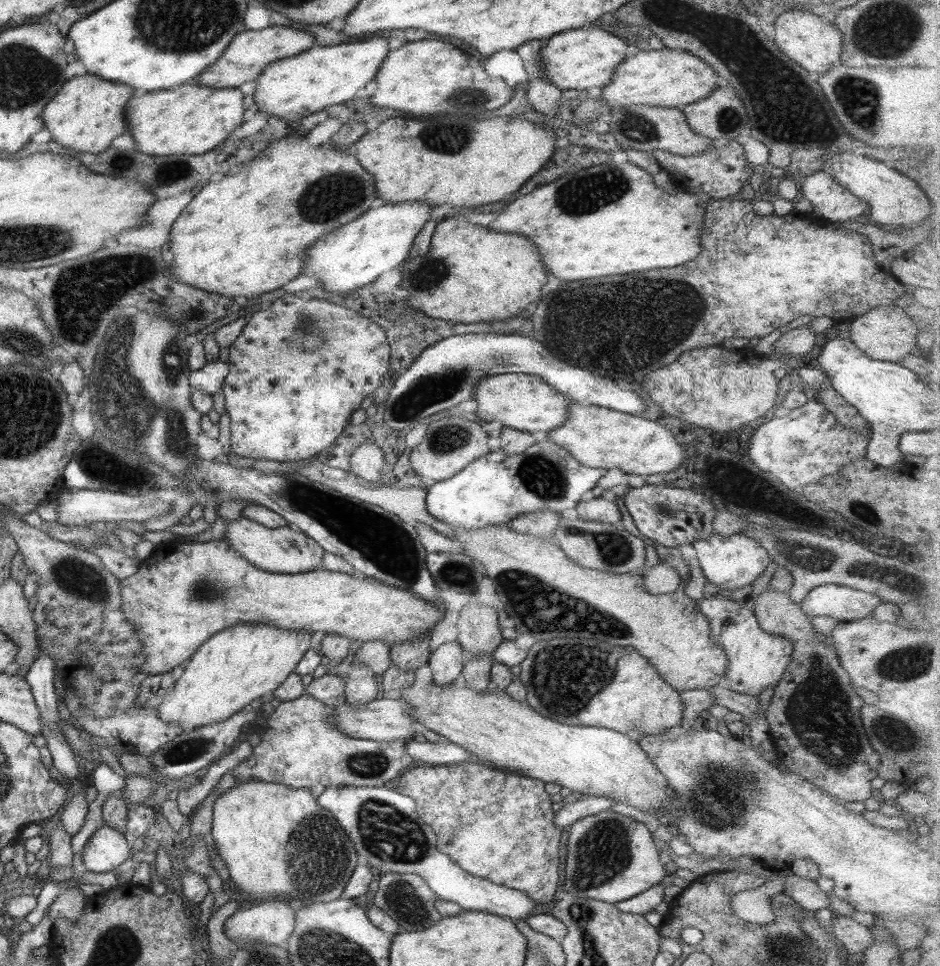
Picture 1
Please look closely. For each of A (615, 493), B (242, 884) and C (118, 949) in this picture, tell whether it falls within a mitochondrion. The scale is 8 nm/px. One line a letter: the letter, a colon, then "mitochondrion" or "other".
A: other
B: other
C: mitochondrion

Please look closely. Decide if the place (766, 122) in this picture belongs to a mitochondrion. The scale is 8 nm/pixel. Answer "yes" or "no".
yes

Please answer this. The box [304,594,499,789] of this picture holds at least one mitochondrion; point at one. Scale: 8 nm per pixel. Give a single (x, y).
(365, 764)

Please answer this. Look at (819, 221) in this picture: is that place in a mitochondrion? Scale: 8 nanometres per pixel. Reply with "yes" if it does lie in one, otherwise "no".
no

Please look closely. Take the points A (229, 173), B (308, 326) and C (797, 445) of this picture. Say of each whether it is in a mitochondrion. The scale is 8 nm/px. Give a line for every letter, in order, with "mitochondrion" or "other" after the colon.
A: other
B: mitochondrion
C: mitochondrion

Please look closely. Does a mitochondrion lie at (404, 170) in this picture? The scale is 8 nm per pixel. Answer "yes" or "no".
no

